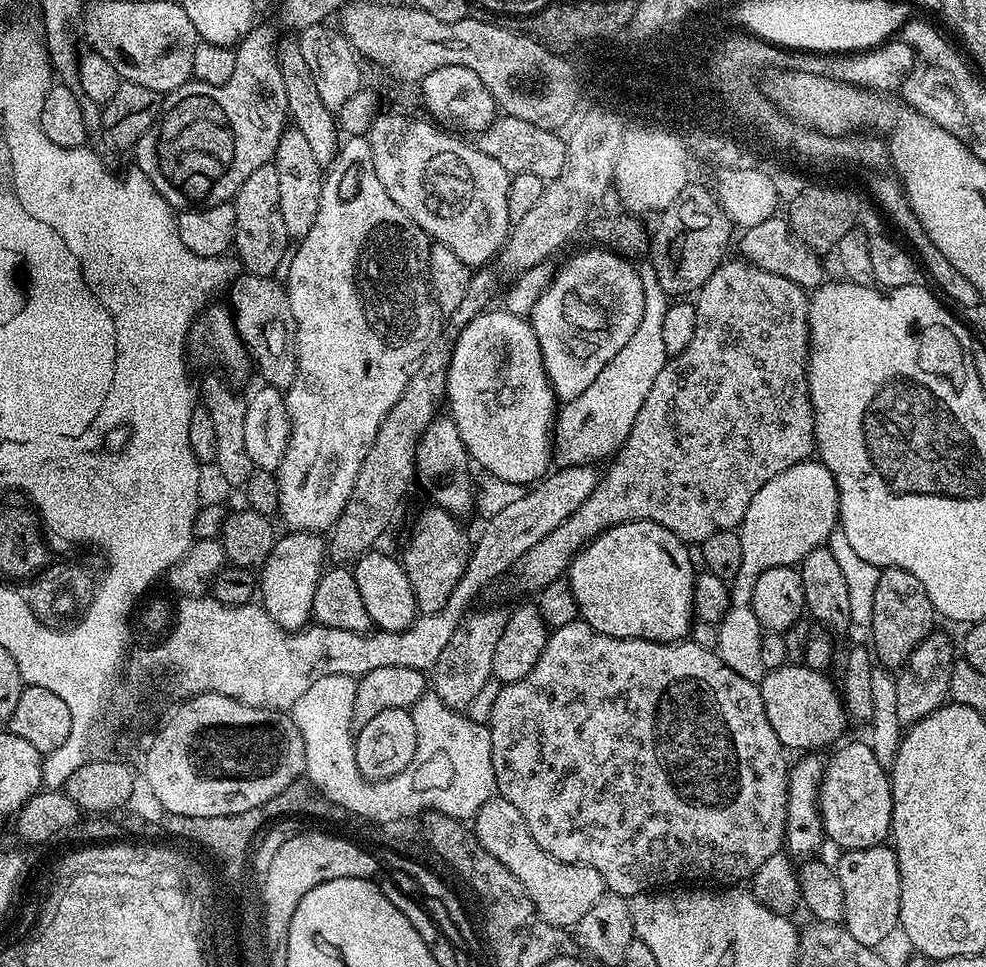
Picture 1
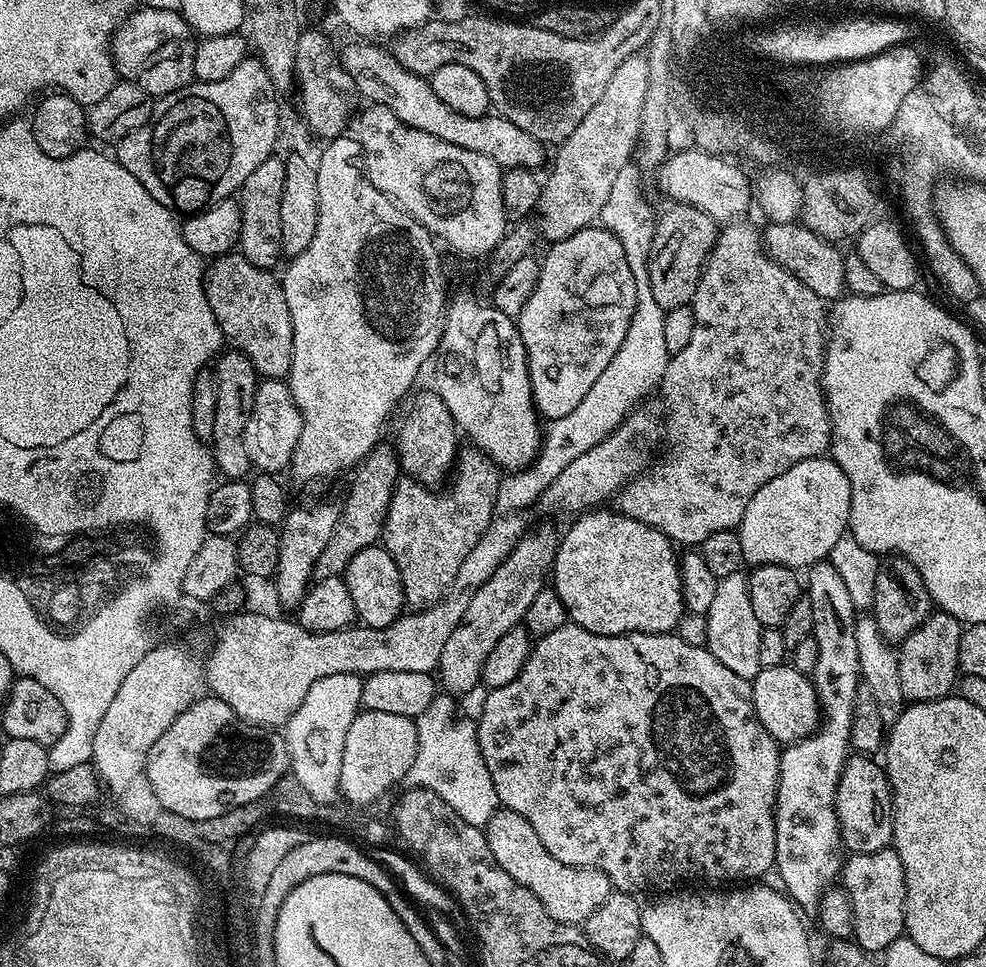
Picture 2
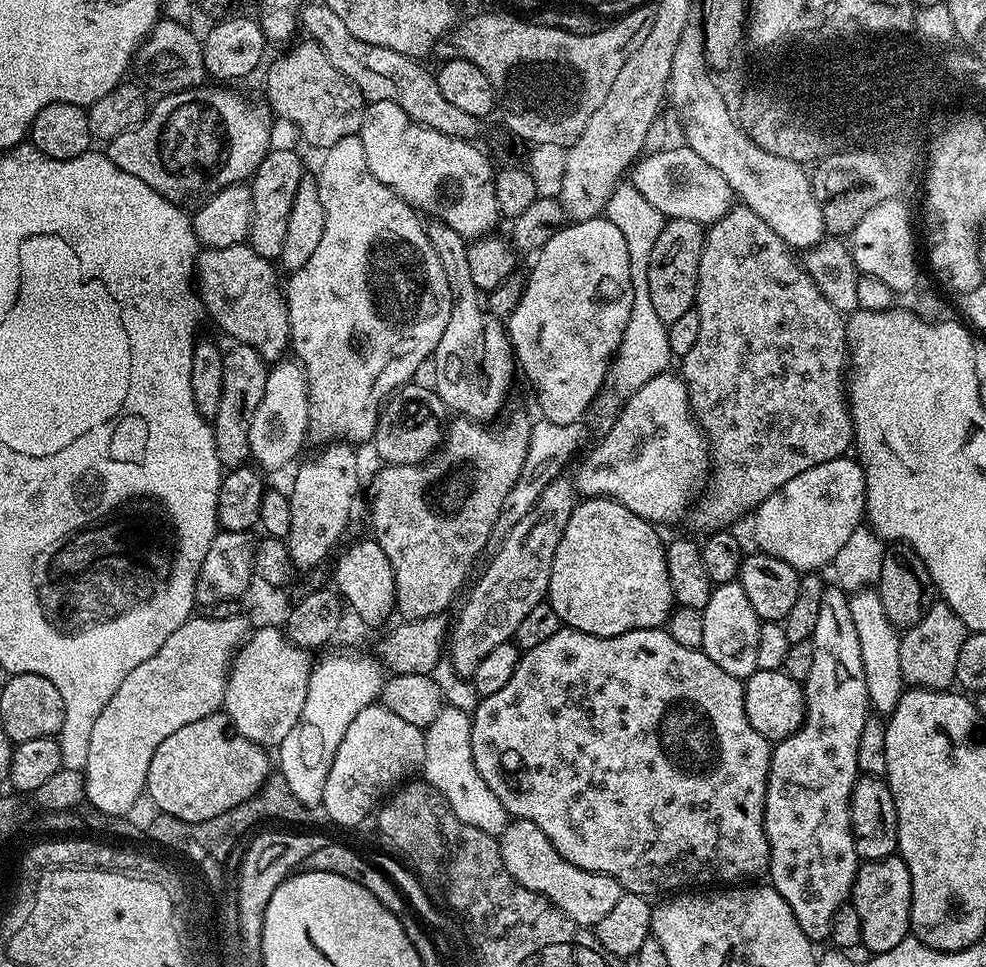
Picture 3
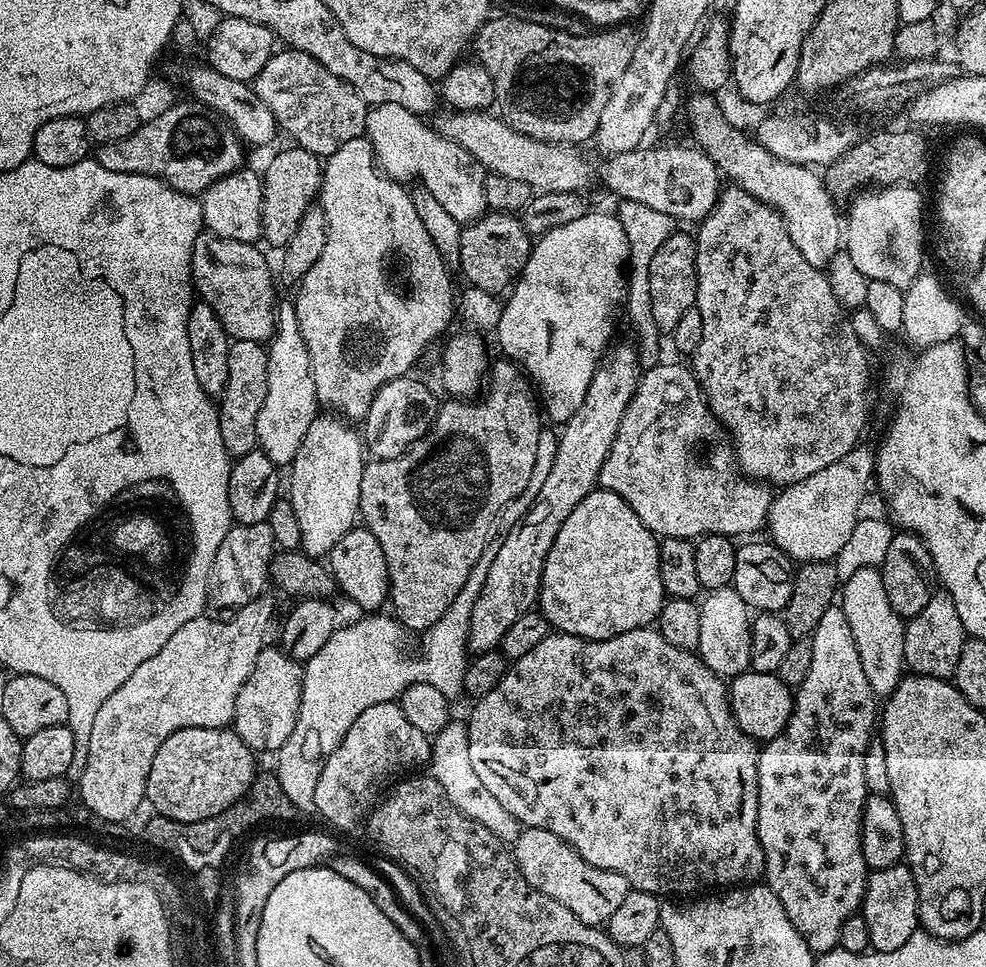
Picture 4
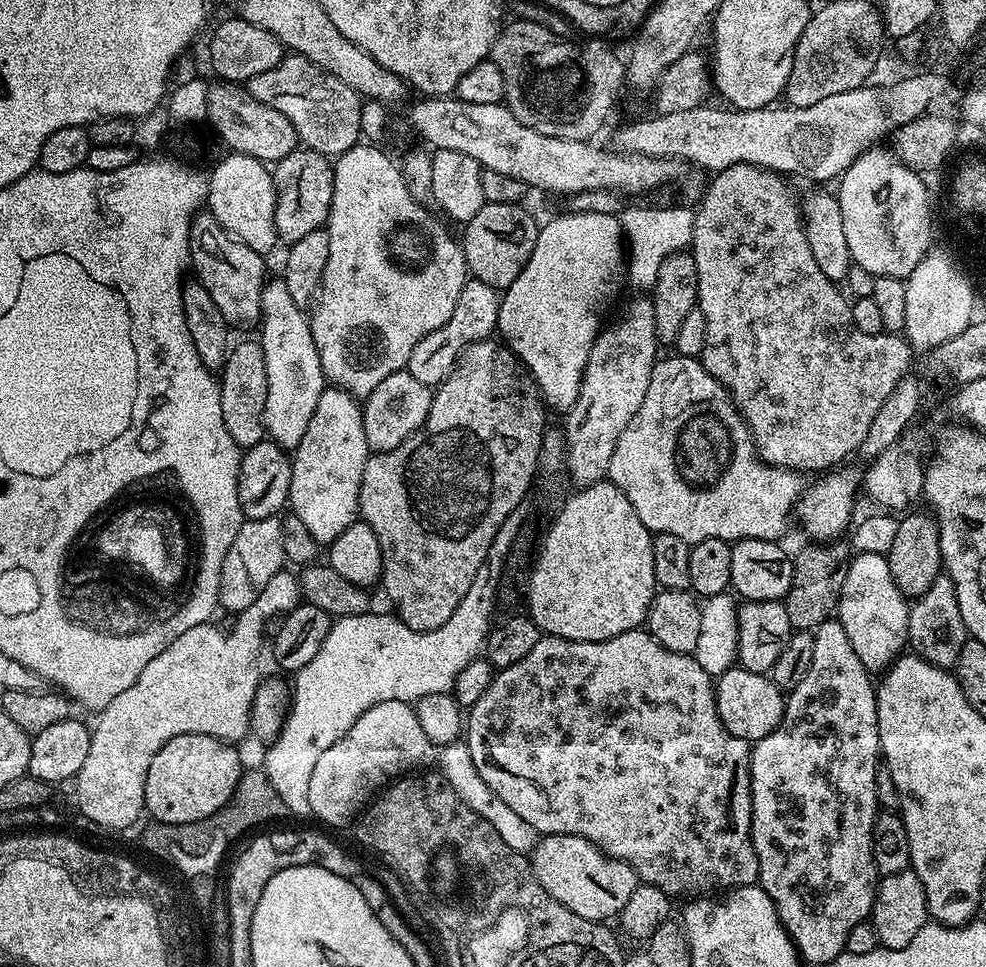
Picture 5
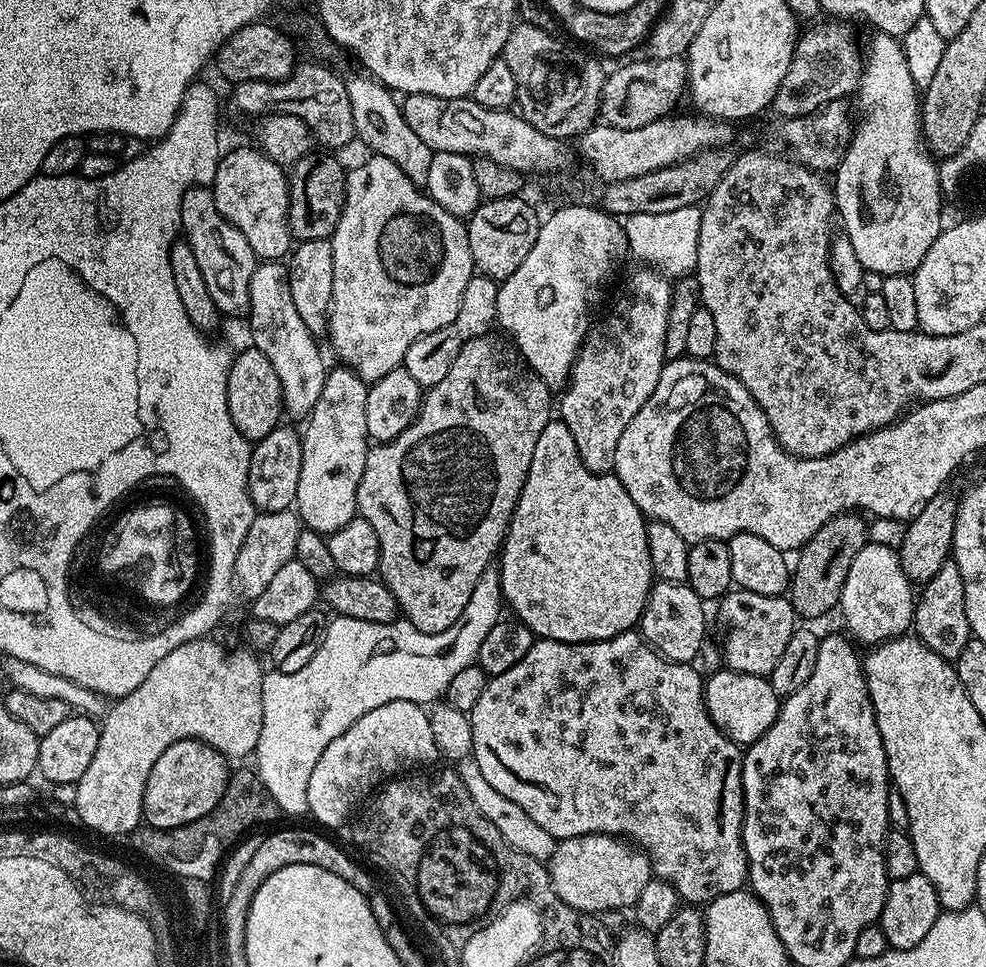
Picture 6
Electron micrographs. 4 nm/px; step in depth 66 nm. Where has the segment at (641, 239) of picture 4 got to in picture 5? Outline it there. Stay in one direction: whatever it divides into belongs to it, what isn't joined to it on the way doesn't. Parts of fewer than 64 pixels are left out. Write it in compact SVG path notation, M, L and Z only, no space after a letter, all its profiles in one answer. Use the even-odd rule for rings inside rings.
M625 207L618 219L626 237L626 280L636 288L651 289L658 278L659 267L668 256L683 253L691 245L695 211L689 208Z

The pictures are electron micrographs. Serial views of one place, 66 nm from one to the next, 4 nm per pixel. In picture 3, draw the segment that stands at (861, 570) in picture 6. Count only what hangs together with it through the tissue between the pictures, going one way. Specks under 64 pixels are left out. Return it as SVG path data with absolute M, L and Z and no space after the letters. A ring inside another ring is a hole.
M865 586L859 592L851 593L848 601L850 614L854 617L858 642L862 649L862 670L866 674L868 703L881 717L887 718L896 709L906 690L899 654L901 633L892 625L890 618L886 618L886 610L882 607L879 591Z

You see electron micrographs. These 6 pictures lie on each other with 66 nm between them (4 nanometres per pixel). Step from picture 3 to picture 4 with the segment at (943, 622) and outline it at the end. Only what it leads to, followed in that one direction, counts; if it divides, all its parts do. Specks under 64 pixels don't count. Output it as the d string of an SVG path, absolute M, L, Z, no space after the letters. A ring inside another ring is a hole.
M935 591L930 602L926 604L926 609L905 623L903 638L905 667L915 675L951 679L956 673L958 657L967 639L967 632L962 626L953 599L948 592Z

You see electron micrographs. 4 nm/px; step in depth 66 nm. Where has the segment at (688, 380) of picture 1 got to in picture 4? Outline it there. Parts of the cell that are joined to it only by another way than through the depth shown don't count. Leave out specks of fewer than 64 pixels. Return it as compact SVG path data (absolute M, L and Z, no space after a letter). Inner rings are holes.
M728 186L721 191L716 197L716 204L712 207L708 215L703 220L699 221L697 232L694 232L696 244L696 268L697 268L697 290L695 308L702 314L702 342L698 345L698 350L692 353L690 357L690 367L696 380L700 383L701 390L708 397L708 409L720 419L720 423L728 429L732 443L736 449L738 457L738 467L743 475L757 481L763 482L769 486L787 486L794 482L802 482L802 478L810 478L810 474L818 474L818 470L824 469L826 466L832 465L833 462L838 462L838 458L846 458L846 454L850 454L850 450L854 450L856 445L861 443L864 432L864 427L868 424L868 411L872 408L872 356L869 345L863 344L858 338L858 334L852 325L852 317L840 304L838 298L834 296L827 275L821 269L815 268L806 259L803 258L801 251L794 242L791 241L790 234L787 232L787 226L784 224L783 218L770 205L763 204L758 198L752 197L746 190L737 186Z

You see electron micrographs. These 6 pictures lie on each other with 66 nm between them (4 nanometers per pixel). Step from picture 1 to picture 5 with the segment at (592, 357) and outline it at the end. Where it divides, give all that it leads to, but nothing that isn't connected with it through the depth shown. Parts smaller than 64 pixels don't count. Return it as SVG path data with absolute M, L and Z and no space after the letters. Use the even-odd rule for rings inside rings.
M568 212L567 214L563 214L564 216L556 216L553 218L552 221L549 222L548 225L541 227L537 234L537 242L533 248L533 252L530 254L529 260L526 262L525 266L522 267L521 272L518 274L517 278L514 280L513 284L510 285L508 288L503 290L501 298L500 298L500 313L498 314L498 322L496 323L498 329L498 336L503 343L507 344L509 348L511 348L512 352L515 354L517 358L524 364L525 368L528 369L528 373L532 375L534 378L534 382L538 386L538 390L540 391L540 399L544 401L545 405L549 409L557 408L560 411L560 414L567 413L568 409L574 406L574 402L578 398L578 390L582 386L582 378L584 377L584 371L586 370L586 362L590 358L590 350L596 344L596 338L600 335L600 330L602 327L602 321L600 321L600 311L604 308L604 303L607 300L612 300L615 298L616 295L620 292L620 280L622 284L622 277L625 275L626 272L626 240L625 237L622 235L622 229L620 227L620 221L617 217L614 216L607 216L606 214L590 214L589 212Z

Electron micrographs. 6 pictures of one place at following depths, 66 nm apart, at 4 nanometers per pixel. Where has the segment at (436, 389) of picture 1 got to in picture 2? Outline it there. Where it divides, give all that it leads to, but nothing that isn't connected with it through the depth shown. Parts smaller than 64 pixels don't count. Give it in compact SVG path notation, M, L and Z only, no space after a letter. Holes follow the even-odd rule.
M384 447L373 448L370 455L355 469L351 477L352 489L349 490L344 504L339 505L340 517L338 522L334 522L334 534L330 534L330 542L326 542L326 550L322 550L322 554L318 554L318 562L314 562L313 581L343 576L346 566L350 566L350 558L354 558L358 550L366 550L383 537L384 523L386 514L390 510L392 495L396 483L402 478L395 451L391 447Z

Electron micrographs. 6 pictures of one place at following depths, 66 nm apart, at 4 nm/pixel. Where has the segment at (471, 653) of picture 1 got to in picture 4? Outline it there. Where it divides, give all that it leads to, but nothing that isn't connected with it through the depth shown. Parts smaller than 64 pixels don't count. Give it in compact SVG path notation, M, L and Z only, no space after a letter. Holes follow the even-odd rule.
M618 344L604 353L594 378L590 378L590 390L586 390L582 406L578 406L568 423L559 429L554 466L546 482L542 482L534 506L530 506L514 530L506 534L498 554L494 554L494 562L490 562L490 574L486 574L482 594L478 594L478 602L474 602L474 614L470 614L469 653L499 649L502 634L506 634L522 614L537 607L546 554L550 554L550 546L554 546L562 522L570 518L570 510L574 510L574 506L597 487L602 462L606 462L610 454L622 416L634 398L642 375L642 368L639 368L642 361L637 349L633 345L631 348L628 344Z

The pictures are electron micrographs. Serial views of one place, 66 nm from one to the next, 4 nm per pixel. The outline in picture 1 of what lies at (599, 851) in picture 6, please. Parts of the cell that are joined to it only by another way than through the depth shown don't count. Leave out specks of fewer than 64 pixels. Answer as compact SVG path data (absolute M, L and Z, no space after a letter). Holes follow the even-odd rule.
M499 794L491 796L476 811L474 831L478 842L482 842L482 846L486 846L486 850L490 850L490 854L494 854L494 858L498 858L498 862L502 862L502 866L506 866L506 870L510 874L514 874L520 879L522 886L528 892L528 897L534 902L534 906L542 919L554 926L565 930L571 929L579 924L582 918L586 918L590 906L594 906L594 902L598 902L598 898L606 895L604 879L602 874L598 874L598 870L594 870L585 864L567 864L554 859L550 854L546 854L546 850L542 850L542 846L538 846L538 842L534 842L534 838L526 826L526 818L522 818L522 813L515 806L510 806L510 802L506 802L504 796Z

